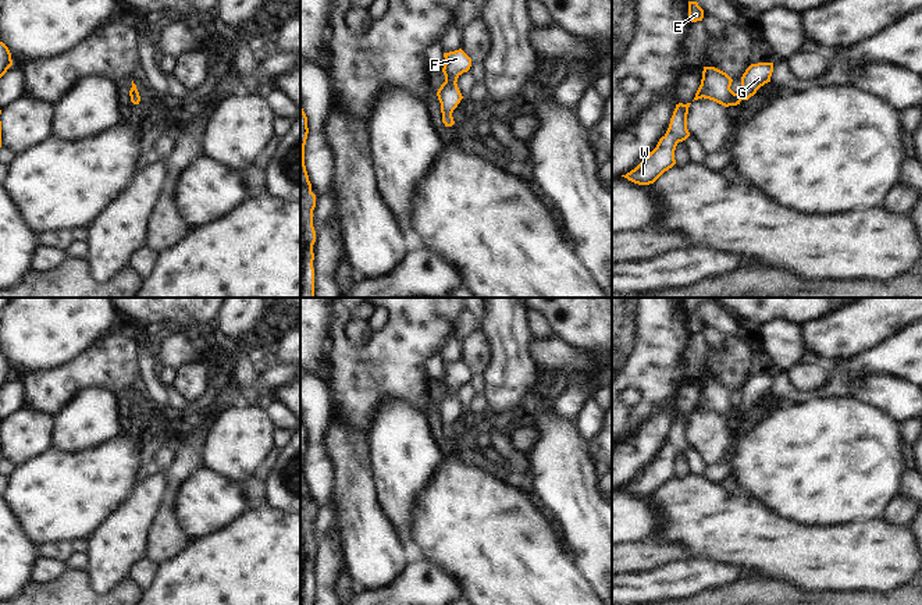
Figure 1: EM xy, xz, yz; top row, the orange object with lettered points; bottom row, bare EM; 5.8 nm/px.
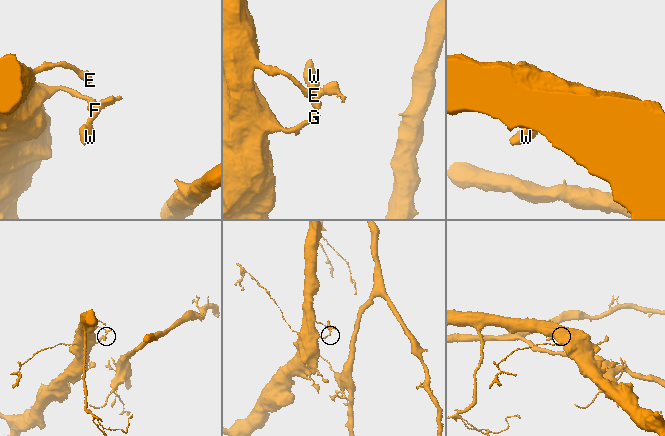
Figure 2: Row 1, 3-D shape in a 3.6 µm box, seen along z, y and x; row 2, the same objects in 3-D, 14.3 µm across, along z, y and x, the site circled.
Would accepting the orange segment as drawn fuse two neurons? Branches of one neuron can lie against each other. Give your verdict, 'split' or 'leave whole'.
leave whole

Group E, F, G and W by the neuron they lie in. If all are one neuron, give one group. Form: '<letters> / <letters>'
E F G W

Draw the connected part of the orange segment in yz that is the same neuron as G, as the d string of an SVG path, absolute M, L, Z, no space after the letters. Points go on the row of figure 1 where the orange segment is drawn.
M773 63L751 64L741 76L741 88L734 93L730 86L733 79L715 67L704 67L701 85L694 100L709 99L725 107L737 106L748 100L765 83L770 82Z

